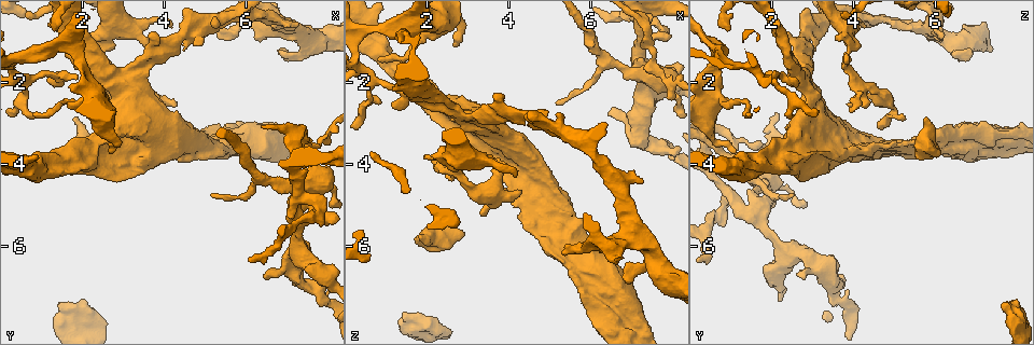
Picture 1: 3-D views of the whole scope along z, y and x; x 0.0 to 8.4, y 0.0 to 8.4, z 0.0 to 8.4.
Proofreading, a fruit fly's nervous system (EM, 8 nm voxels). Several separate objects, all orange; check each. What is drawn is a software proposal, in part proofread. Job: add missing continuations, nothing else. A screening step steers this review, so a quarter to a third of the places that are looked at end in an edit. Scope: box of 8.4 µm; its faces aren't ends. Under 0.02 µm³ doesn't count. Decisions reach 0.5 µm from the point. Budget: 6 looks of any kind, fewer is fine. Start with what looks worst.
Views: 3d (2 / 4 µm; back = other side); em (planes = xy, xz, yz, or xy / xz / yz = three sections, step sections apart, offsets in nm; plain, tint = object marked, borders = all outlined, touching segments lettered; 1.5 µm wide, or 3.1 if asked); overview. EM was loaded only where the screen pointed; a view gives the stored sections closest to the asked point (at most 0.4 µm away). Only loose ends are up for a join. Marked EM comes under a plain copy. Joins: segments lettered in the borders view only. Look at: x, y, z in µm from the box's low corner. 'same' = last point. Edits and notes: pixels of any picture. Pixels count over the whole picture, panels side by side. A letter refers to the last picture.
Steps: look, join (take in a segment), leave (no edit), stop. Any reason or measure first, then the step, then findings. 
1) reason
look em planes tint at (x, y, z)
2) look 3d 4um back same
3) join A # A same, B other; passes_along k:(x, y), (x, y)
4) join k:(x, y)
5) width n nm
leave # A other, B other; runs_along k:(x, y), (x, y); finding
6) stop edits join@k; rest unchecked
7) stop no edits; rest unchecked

free end
look em yz step 8 borders at (1.90, 2.85, 5.75)

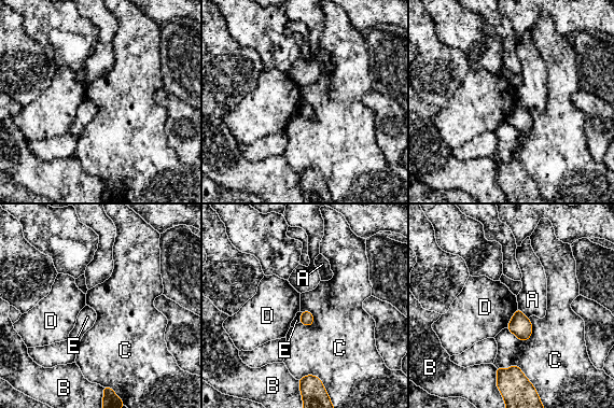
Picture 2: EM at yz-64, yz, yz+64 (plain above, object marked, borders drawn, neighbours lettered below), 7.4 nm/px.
another direction
look em planes borders same

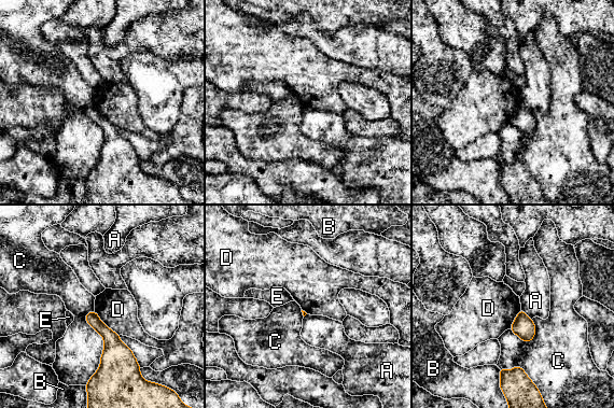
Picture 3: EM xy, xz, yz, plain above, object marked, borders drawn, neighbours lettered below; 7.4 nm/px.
longest_contact C 550 nm
leave # A other, B other, C other, D other, E other; no lettered segment goes on from it

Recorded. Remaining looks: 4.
tapers out
look 3d 4um at (5.15, 4.70, 2.55)

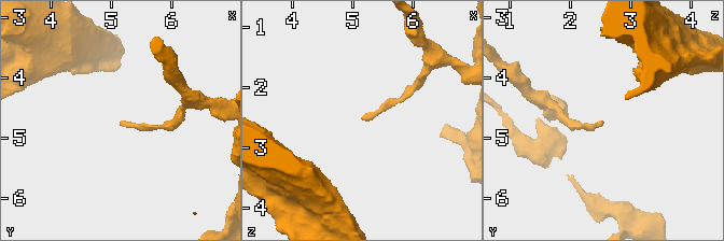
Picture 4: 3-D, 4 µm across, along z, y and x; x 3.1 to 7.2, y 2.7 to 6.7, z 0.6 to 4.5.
shape alone is not enough
look em planes borders at (5.15, 4.70, 2.50)

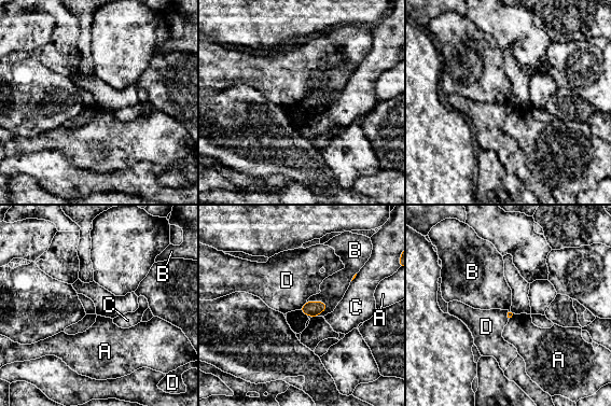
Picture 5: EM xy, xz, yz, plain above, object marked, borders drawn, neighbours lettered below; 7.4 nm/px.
longest_contact B 160 nm
leave # A other, B other, C other, D other; border 5:(307, 300), (321, 300), (327, 308); none of them fits

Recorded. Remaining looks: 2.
branch stops here
look em planes borders at (5.25, 0.90, 6.20)

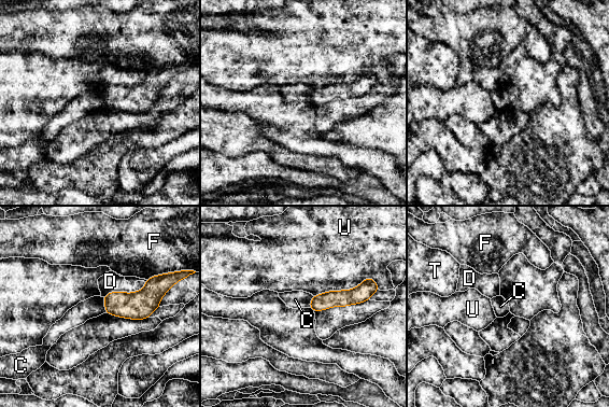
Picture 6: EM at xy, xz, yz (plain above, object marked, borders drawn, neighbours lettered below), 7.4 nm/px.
leave # C other, D other, F other, T other, U other; border 6:(102, 297), (107, 312); none of them fits

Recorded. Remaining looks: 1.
stop no edits; rest unchecked

